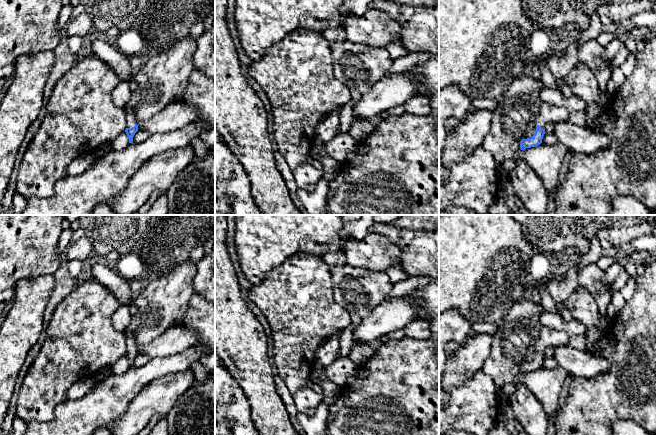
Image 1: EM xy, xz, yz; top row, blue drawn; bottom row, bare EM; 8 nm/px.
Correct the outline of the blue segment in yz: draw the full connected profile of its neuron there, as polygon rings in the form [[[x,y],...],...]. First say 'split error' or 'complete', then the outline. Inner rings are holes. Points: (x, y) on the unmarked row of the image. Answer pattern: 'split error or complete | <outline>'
split error | [[[543,327],[540,339],[537,344],[536,355],[531,362],[520,365],[520,373],[536,371],[542,367],[545,352],[549,347],[564,346],[569,342],[570,337],[563,331]]]

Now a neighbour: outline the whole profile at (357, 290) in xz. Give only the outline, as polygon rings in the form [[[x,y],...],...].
[[[348,264],[330,268],[330,275],[334,301],[361,318],[369,316],[393,286],[385,271],[370,272]]]

